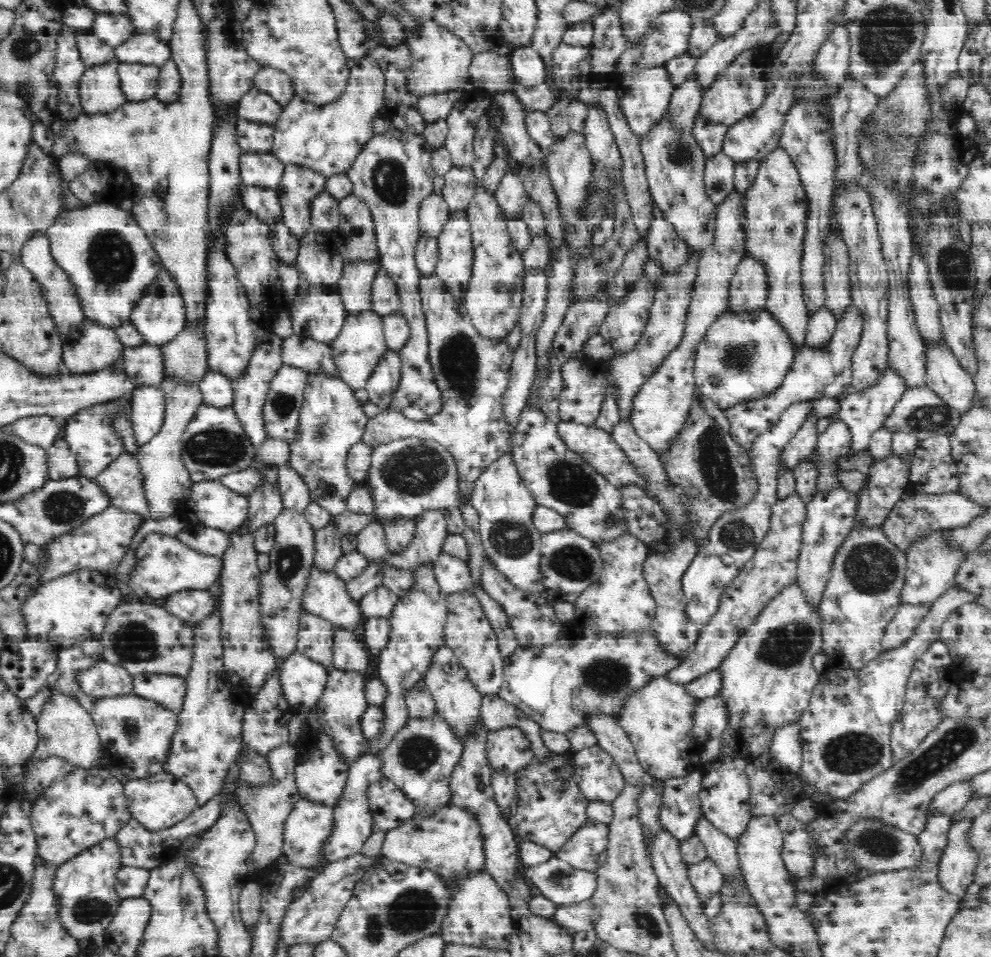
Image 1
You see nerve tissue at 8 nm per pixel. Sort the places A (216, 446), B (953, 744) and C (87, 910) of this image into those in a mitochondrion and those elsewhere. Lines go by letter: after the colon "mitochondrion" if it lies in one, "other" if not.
A: mitochondrion
B: mitochondrion
C: mitochondrion

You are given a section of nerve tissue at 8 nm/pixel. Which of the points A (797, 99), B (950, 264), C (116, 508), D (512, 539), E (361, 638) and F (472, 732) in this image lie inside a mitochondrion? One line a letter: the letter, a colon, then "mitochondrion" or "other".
A: other
B: mitochondrion
C: other
D: mitochondrion
E: other
F: other

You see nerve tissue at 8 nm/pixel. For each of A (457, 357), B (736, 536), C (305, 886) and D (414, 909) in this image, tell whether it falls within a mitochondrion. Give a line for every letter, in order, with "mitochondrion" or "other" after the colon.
A: mitochondrion
B: mitochondrion
C: other
D: mitochondrion

